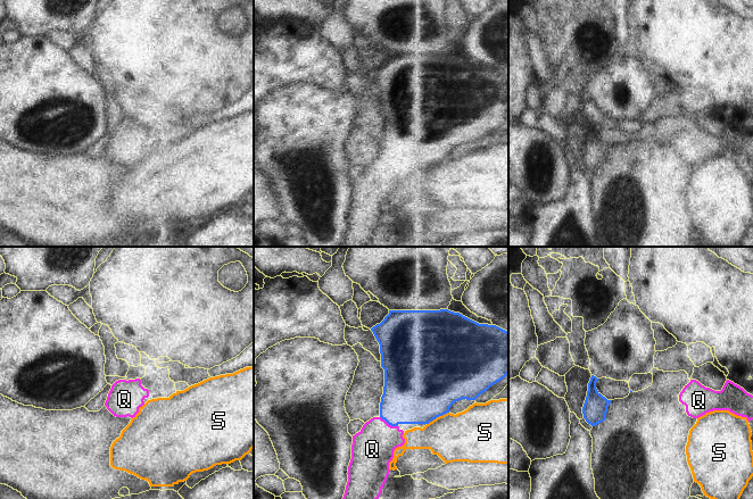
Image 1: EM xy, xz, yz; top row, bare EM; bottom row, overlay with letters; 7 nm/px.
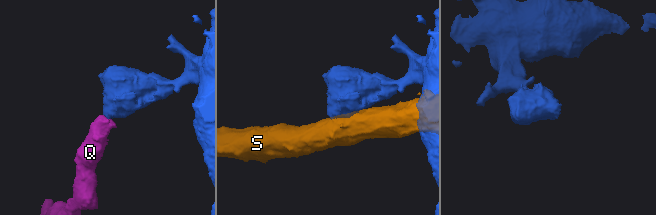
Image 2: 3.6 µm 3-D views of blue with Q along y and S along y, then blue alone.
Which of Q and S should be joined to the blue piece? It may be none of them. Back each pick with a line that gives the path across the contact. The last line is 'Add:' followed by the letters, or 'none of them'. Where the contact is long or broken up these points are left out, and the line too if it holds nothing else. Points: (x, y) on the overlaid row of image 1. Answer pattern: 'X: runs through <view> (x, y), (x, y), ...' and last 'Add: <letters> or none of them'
Q: runs through xz (410, 396), (390, 415), (389, 424), (372, 449)
Add: Q

